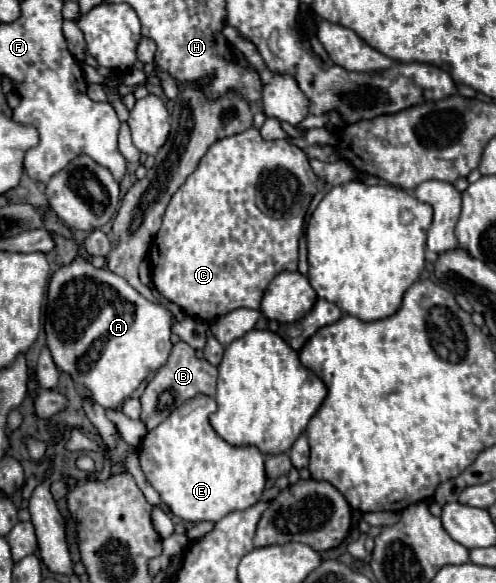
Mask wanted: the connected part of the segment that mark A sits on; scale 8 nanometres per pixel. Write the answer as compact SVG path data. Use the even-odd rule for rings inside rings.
M81 255L69 265L59 267L51 277L45 319L47 349L51 351L57 369L67 373L75 385L89 389L91 399L105 409L117 409L141 385L141 381L149 377L149 373L165 365L171 351L171 323L173 315L163 305L147 301L123 277L111 273L107 267L93 267L93 263Z

